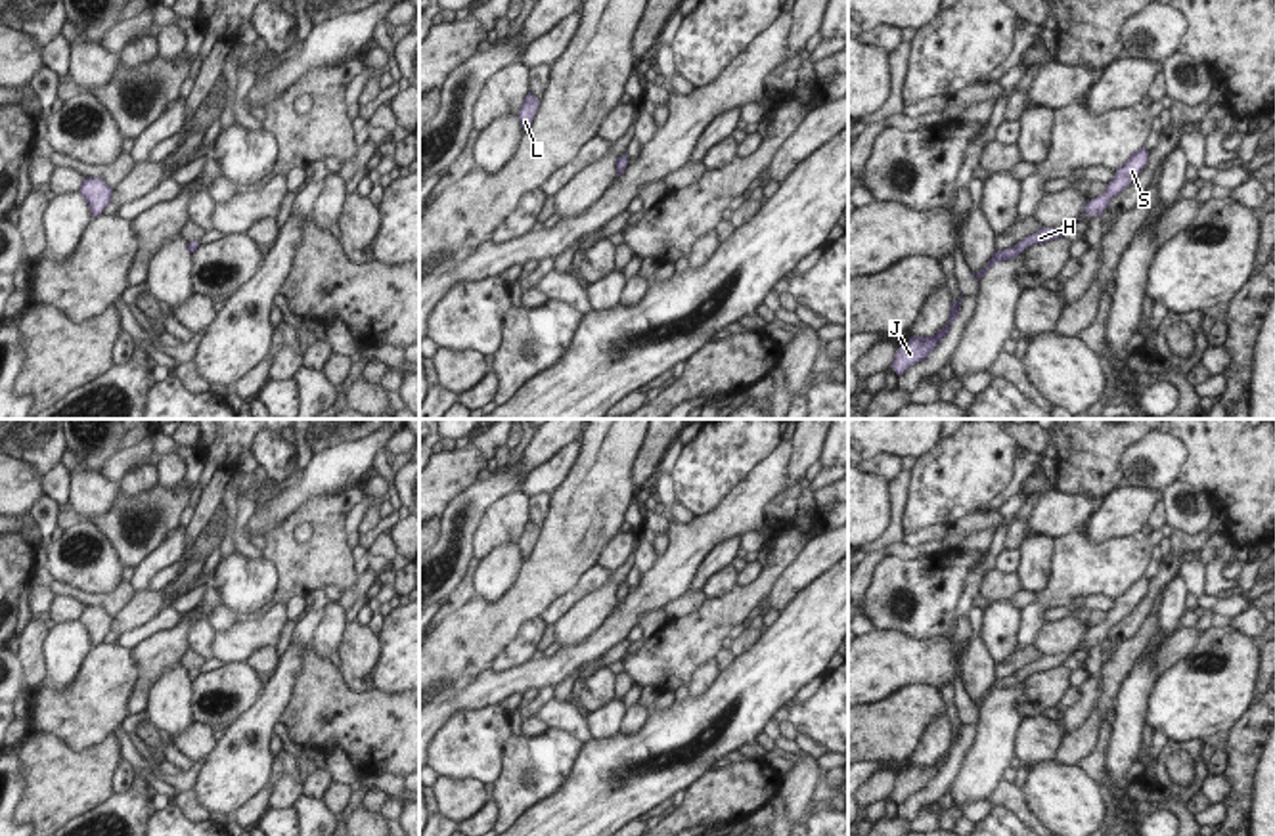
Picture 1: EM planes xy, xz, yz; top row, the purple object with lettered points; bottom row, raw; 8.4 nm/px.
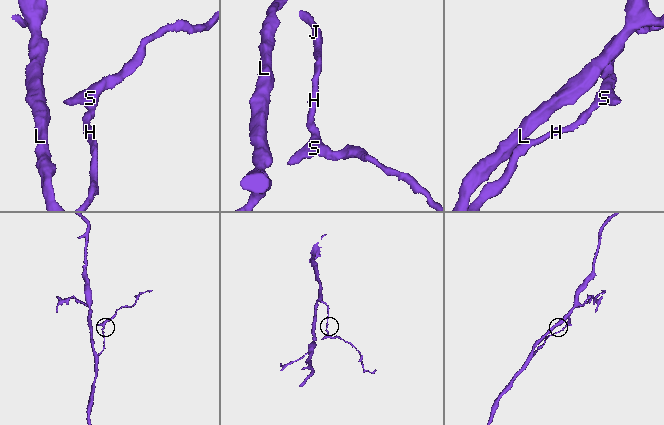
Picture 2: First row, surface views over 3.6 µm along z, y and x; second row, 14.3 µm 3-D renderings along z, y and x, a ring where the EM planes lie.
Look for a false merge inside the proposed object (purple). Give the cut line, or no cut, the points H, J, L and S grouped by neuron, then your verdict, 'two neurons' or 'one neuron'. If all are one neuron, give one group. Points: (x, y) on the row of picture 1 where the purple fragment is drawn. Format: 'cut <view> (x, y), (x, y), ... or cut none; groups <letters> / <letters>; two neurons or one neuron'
cut none; groups H J L S; one neuron

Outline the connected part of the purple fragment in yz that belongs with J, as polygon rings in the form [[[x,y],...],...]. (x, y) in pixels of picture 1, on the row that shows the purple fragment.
[[[963,293],[957,302],[951,302],[950,319],[944,329],[938,329],[938,333],[932,337],[909,337],[909,341],[898,348],[894,362],[890,365],[898,377],[917,362],[927,360],[930,352],[942,342],[942,339],[950,331],[951,321],[957,318],[961,310],[961,298],[963,298]]]

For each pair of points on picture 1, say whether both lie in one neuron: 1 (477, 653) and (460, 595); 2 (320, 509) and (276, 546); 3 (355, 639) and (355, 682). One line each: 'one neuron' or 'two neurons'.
1: two neurons
2: one neuron
3: one neuron

